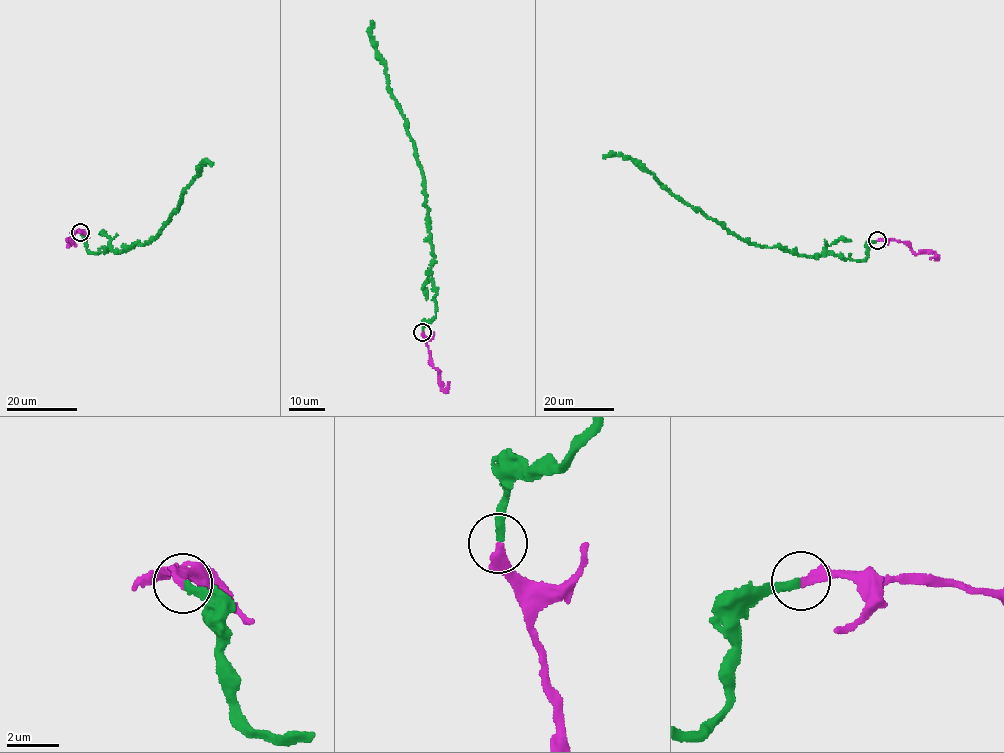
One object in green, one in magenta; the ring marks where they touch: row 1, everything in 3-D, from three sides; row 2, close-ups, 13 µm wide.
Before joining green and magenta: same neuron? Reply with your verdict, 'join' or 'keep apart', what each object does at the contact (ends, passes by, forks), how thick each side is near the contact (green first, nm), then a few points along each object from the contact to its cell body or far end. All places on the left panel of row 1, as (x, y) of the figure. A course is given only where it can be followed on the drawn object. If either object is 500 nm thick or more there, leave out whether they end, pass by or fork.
join | green ends | magenta ends | 280/320 nm | green via (80, 232), (94, 253), (149, 243), (176, 213), (204, 161), (211, 166) | magenta via (80, 232), (74, 232), (73, 242), (67, 240), (76, 246)

